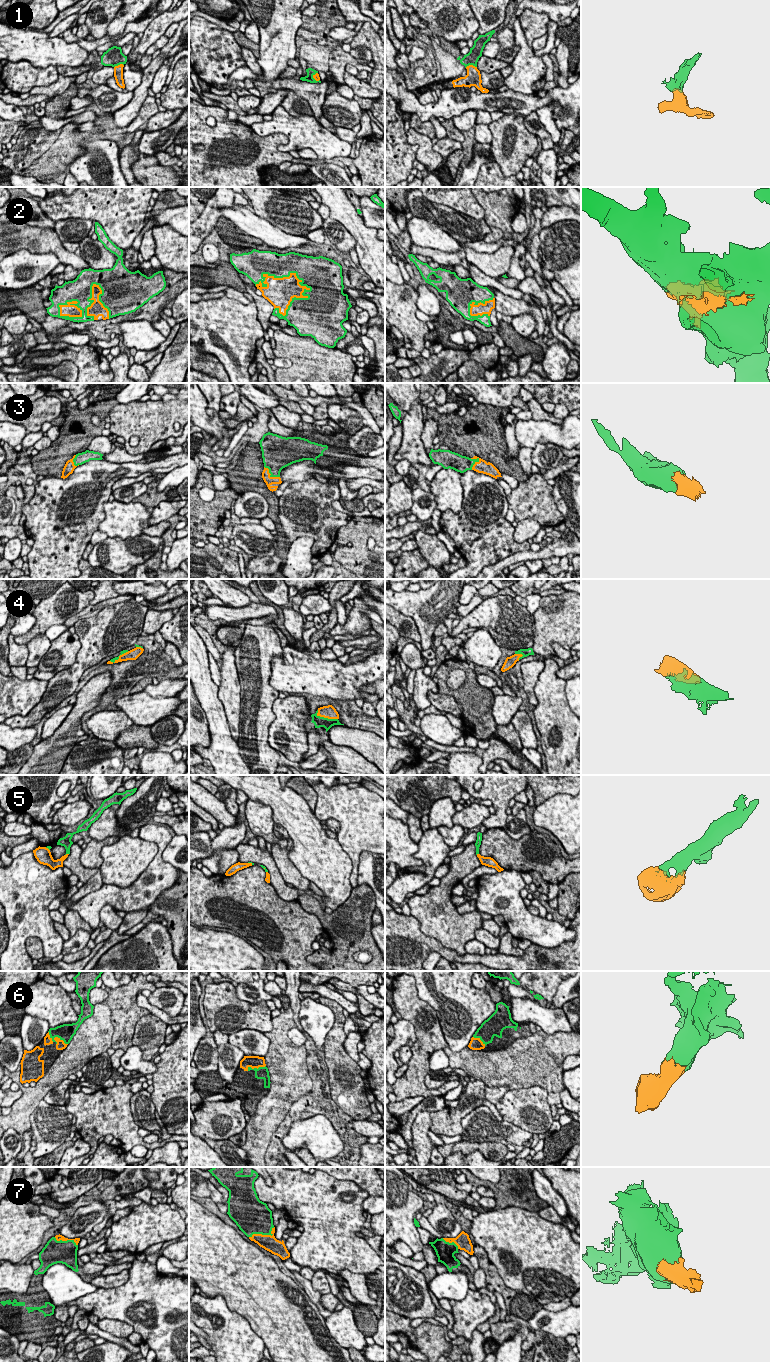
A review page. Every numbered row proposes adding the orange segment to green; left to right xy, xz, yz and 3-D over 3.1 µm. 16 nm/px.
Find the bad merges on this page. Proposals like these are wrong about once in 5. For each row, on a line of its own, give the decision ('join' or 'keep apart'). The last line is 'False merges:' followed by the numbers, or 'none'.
1: join
2: join
3: join
4: join
5: join
6: join
7: join
False merges: none

